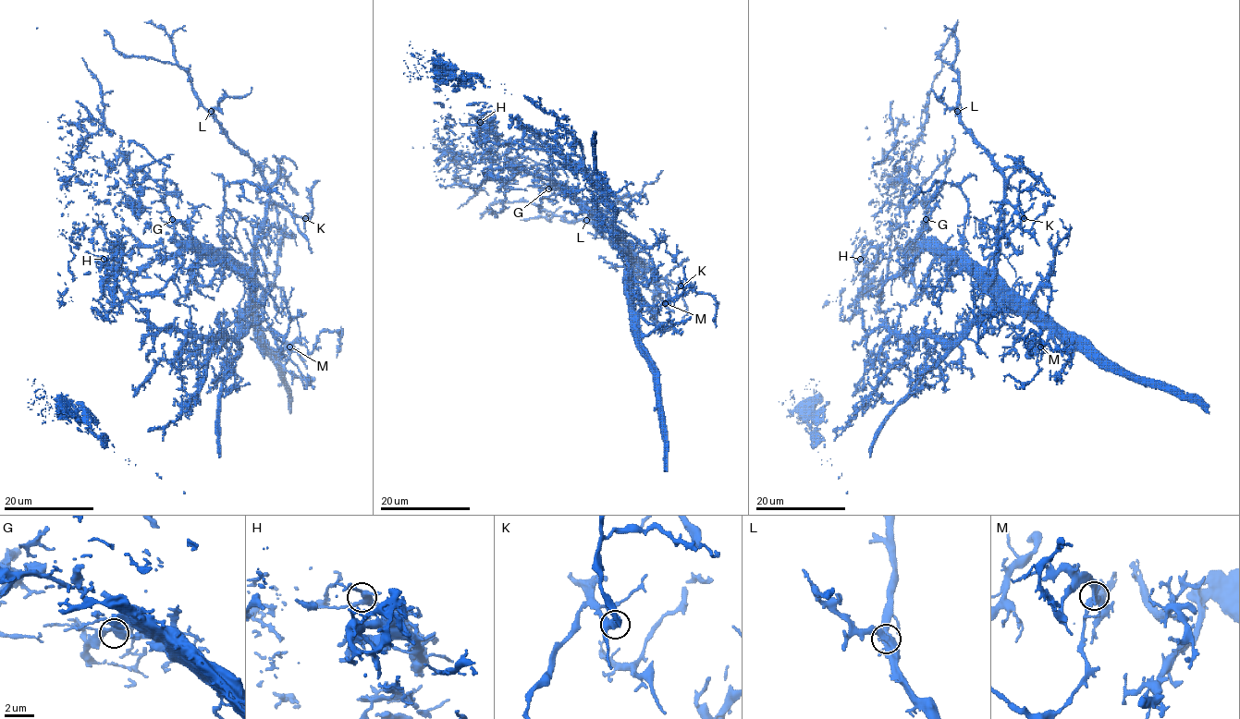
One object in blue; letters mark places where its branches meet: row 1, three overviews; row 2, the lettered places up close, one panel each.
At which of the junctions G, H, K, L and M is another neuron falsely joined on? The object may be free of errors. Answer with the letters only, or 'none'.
none

